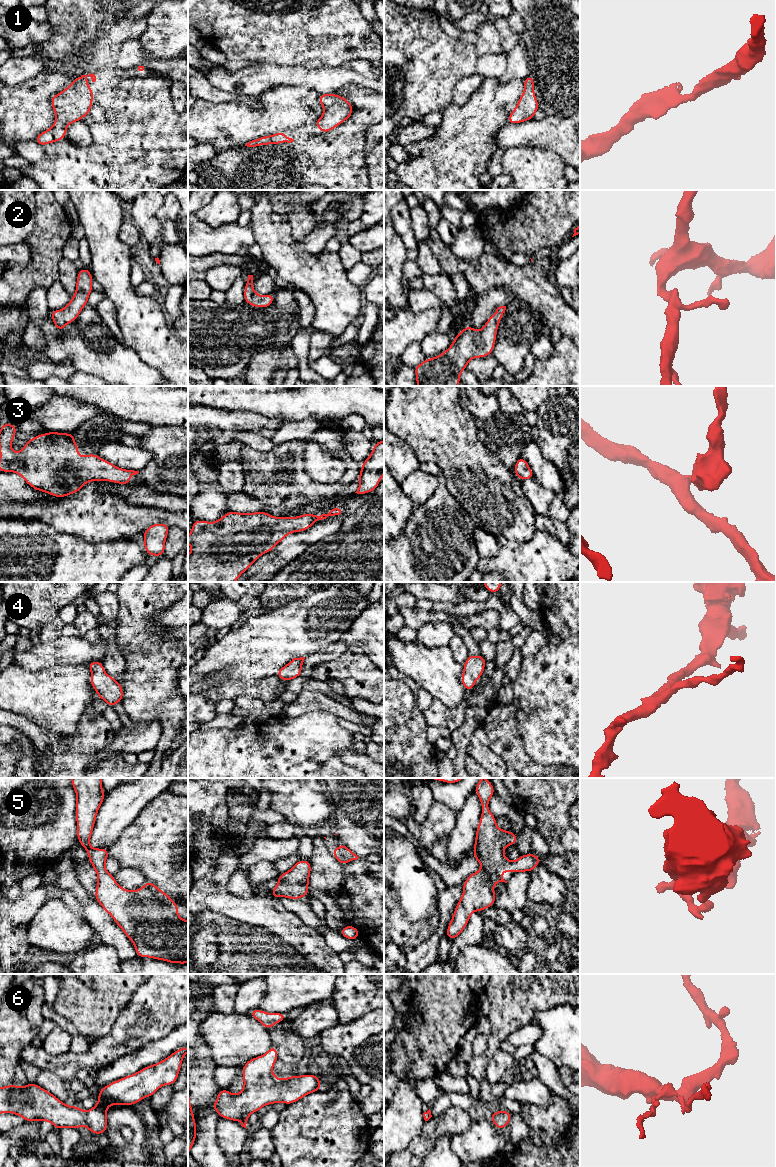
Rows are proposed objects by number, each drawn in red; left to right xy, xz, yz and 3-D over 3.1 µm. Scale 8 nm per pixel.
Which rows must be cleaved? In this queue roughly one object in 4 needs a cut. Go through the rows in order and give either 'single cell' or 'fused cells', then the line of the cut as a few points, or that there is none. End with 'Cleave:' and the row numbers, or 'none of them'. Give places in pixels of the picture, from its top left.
1: single cell | no cut
2: single cell | no cut
3: single cell | no cut
4: single cell | no cut
5: single cell | no cut
6: single cell | no cut
Cleave: none of them

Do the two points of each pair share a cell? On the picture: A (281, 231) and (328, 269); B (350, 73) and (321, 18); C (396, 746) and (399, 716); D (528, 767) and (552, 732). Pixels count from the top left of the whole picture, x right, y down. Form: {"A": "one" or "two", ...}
{"A": "one", "B": "two", "C": "two", "D": "two"}

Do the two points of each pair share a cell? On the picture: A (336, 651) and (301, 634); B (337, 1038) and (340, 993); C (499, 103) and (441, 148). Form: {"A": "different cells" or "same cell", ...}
{"A": "different cells", "B": "different cells", "C": "same cell"}

